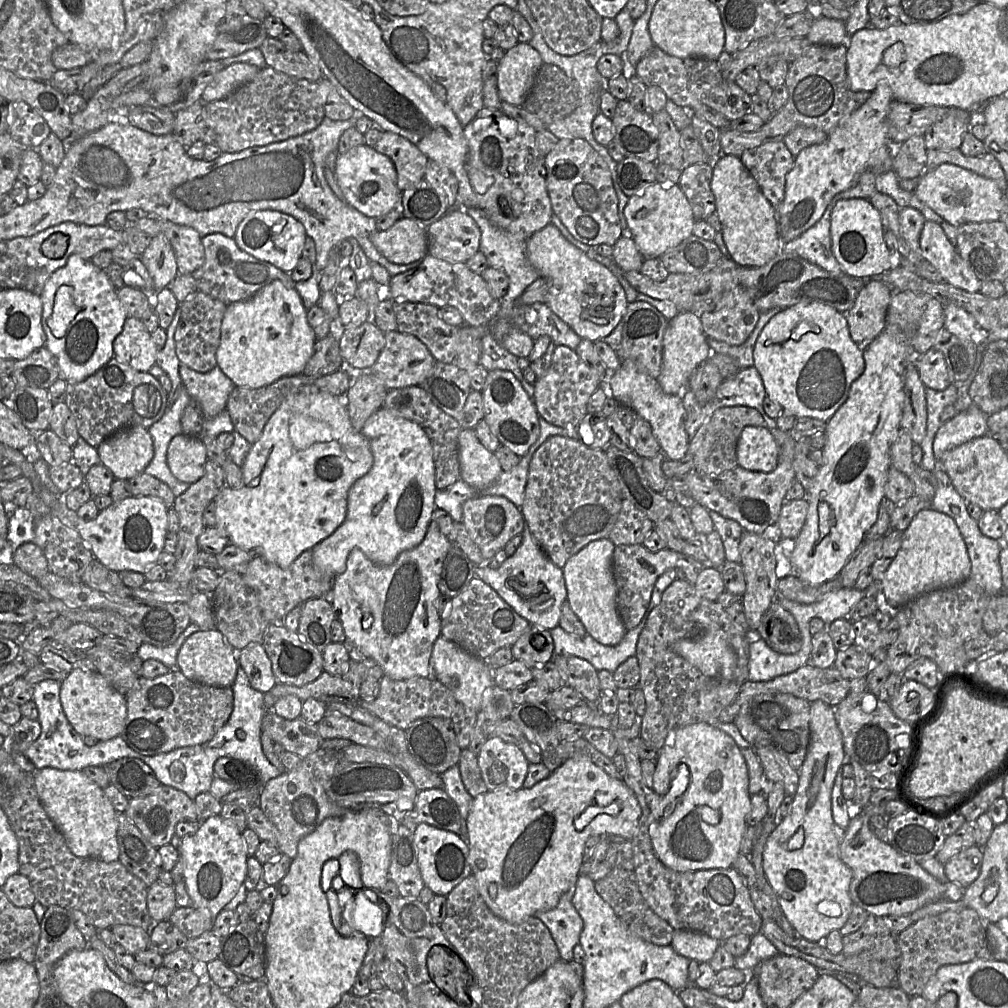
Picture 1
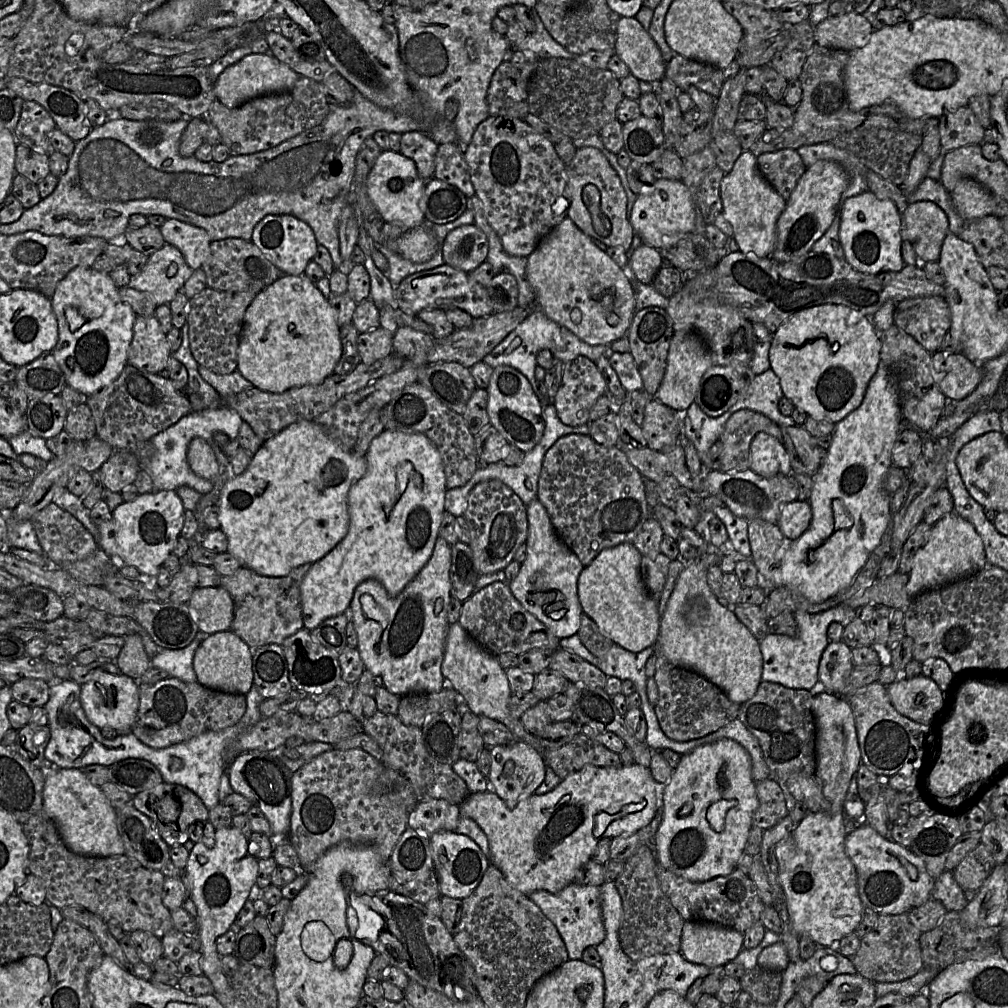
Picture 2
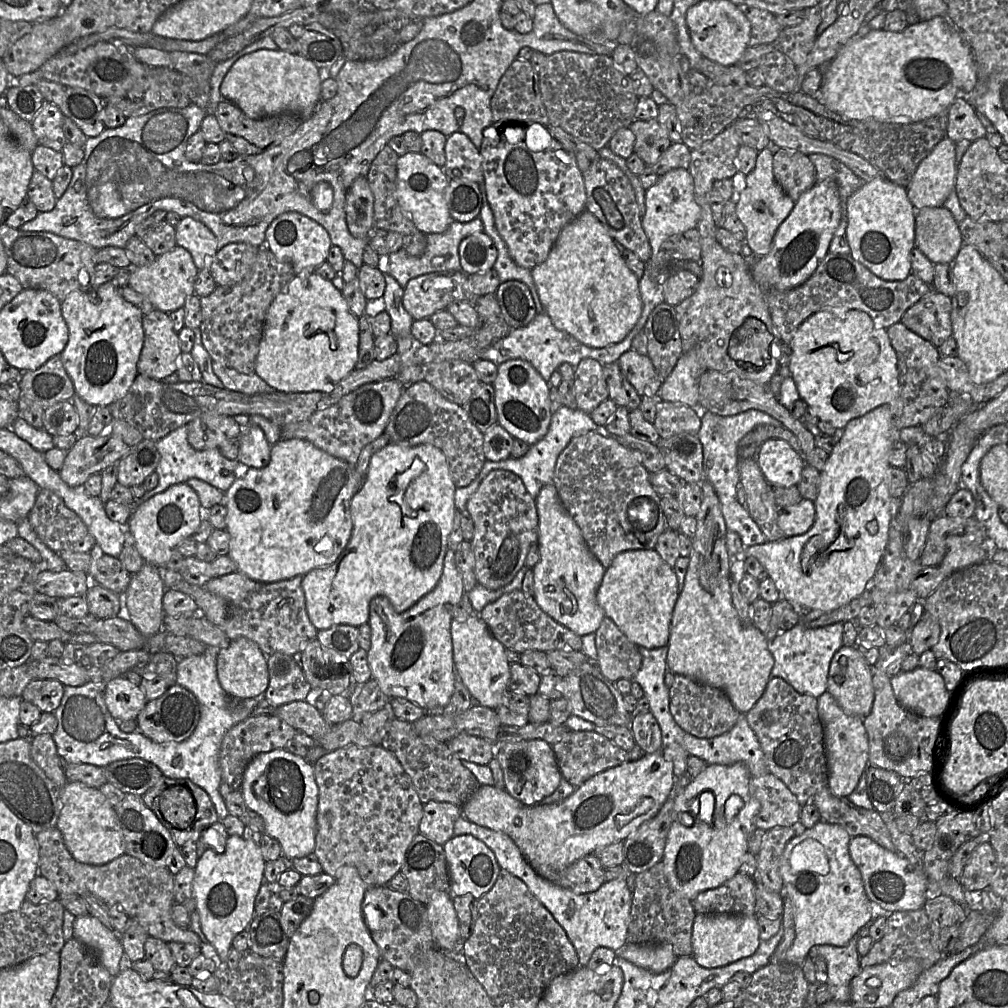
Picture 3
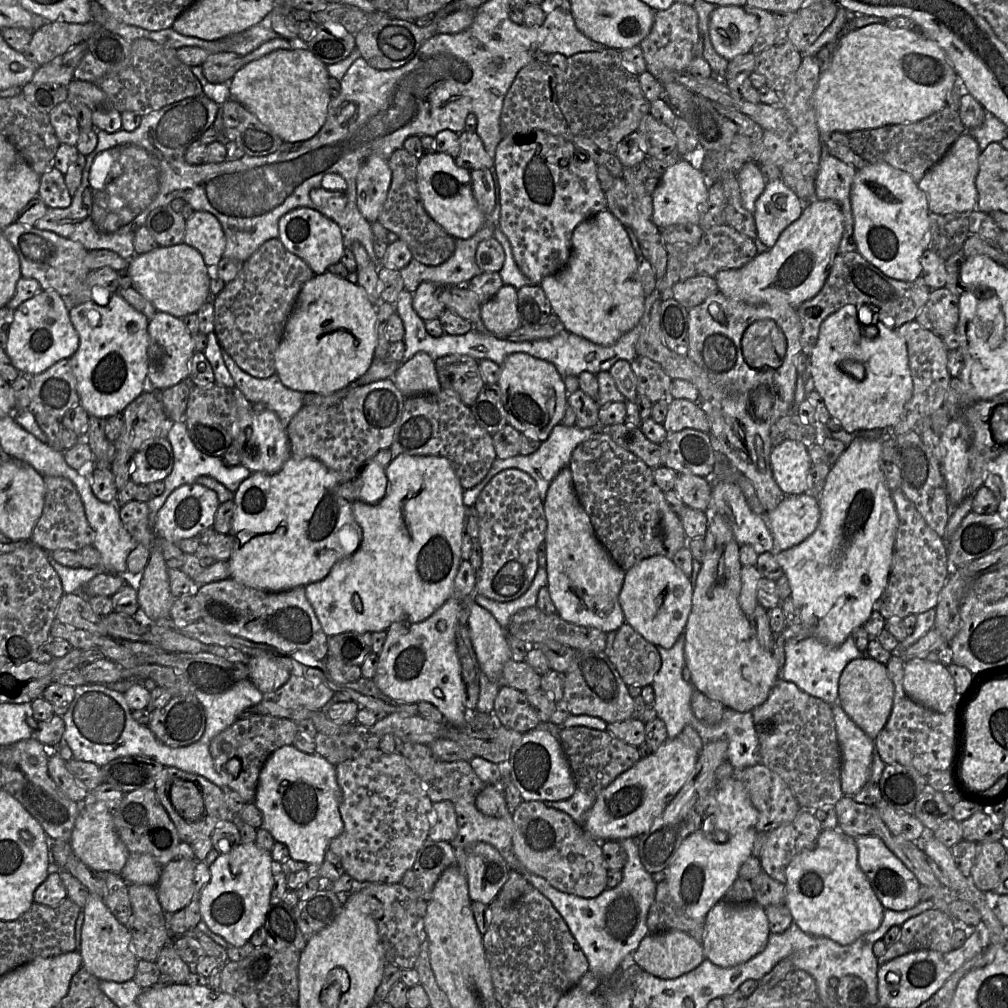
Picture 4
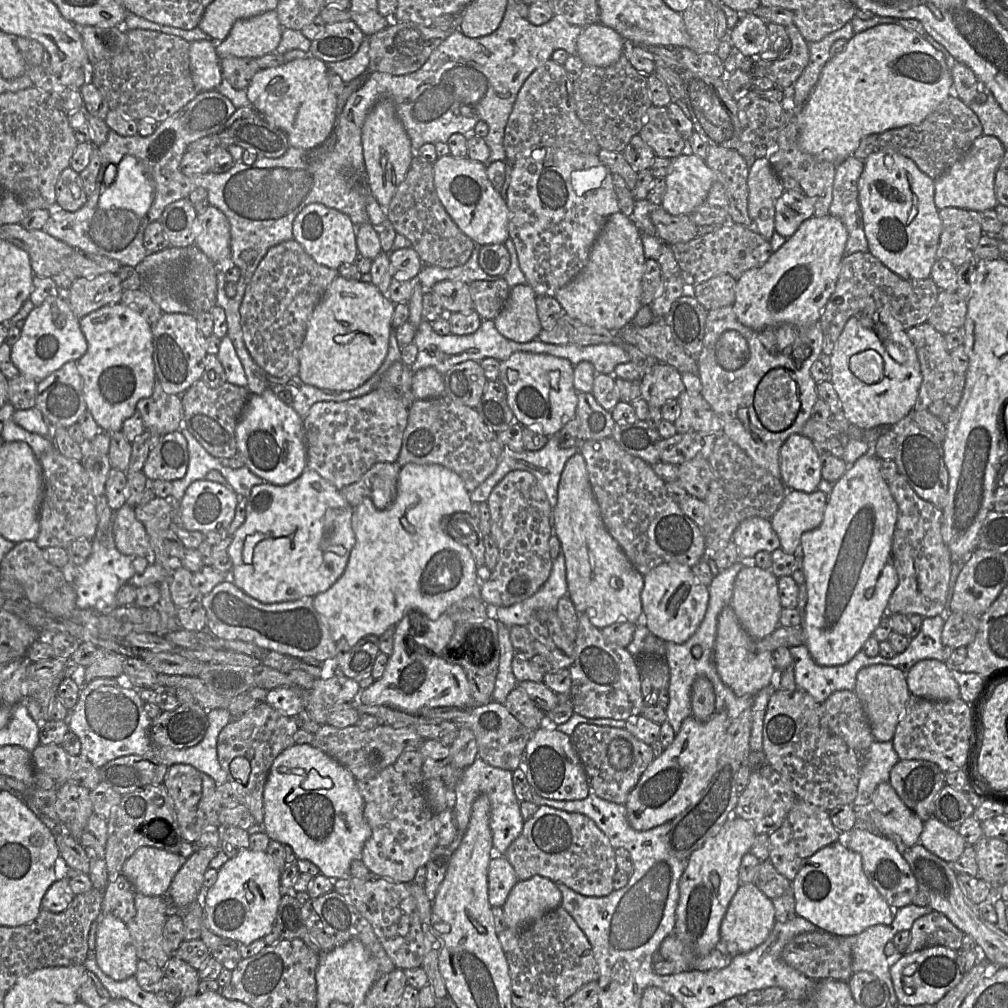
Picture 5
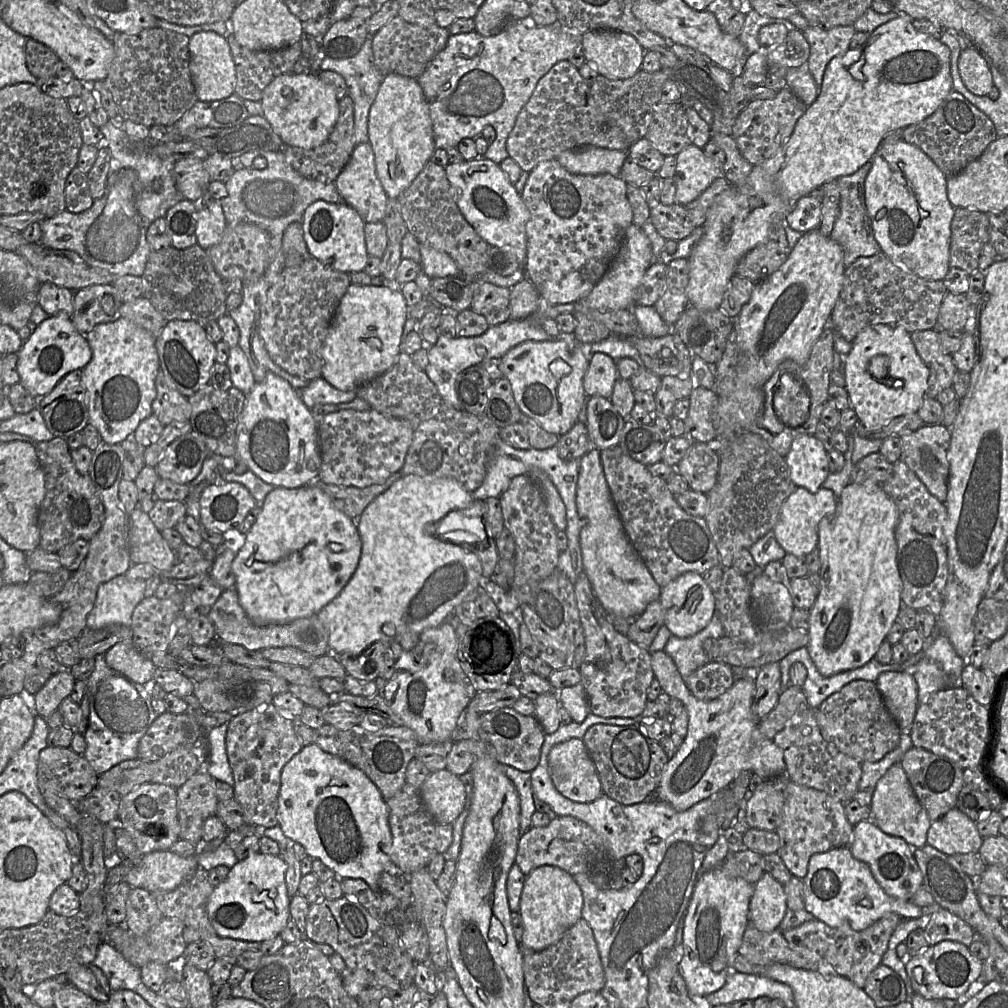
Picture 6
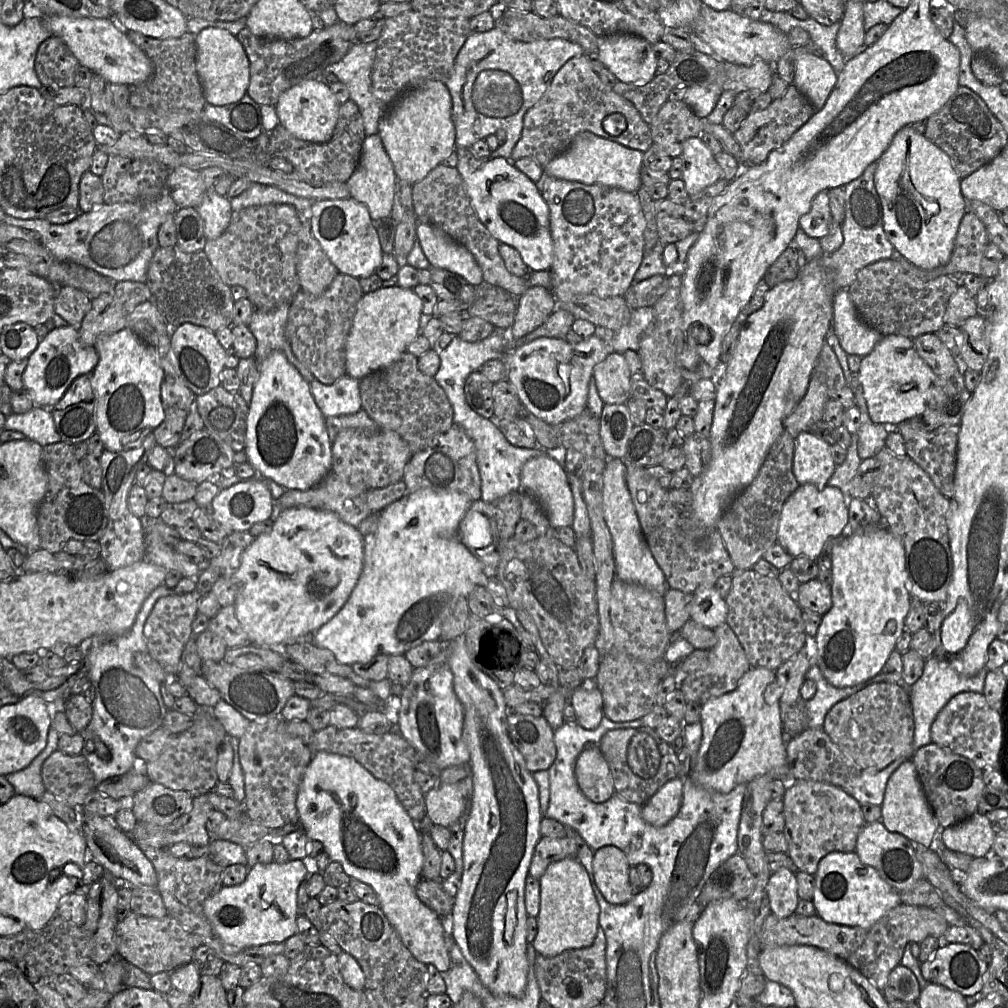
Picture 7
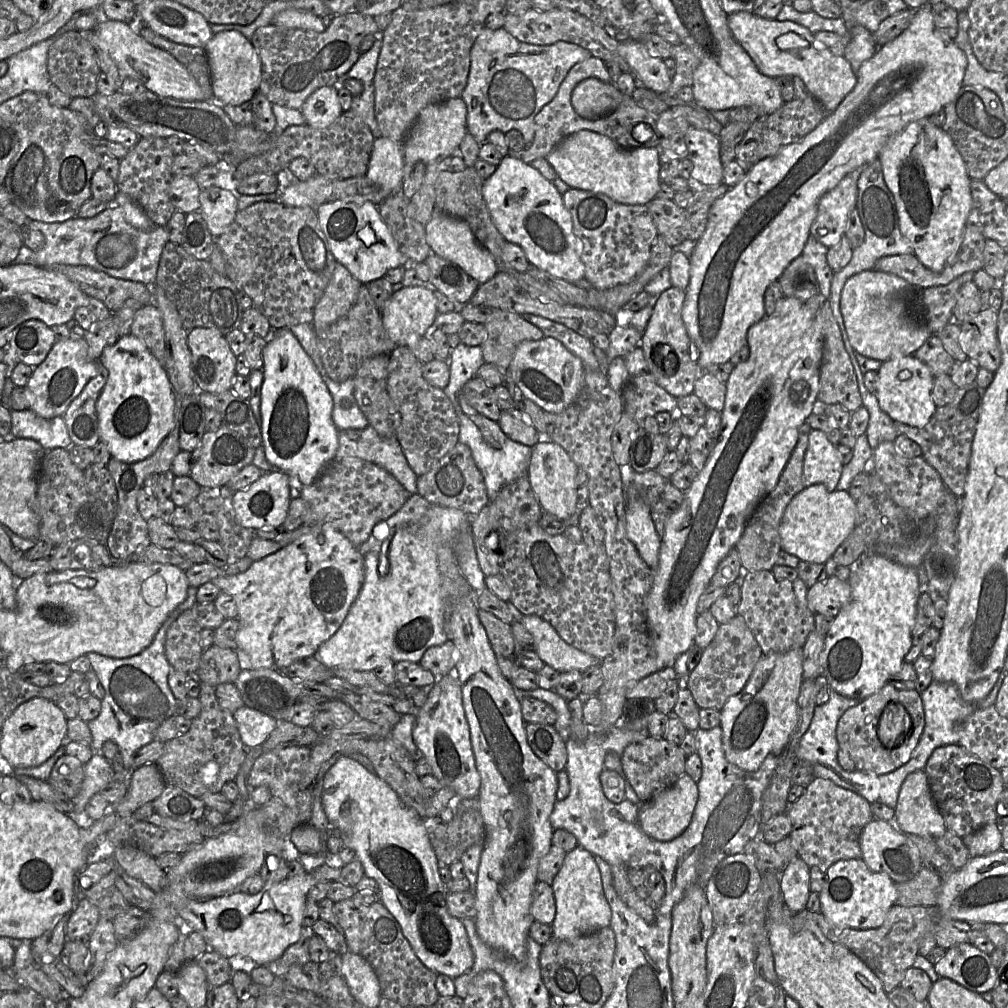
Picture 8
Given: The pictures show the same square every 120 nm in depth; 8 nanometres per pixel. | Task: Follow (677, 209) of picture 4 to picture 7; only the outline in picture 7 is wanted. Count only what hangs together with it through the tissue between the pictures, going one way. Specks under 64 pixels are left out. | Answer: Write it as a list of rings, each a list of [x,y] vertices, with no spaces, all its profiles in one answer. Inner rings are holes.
[[[691,137],[683,143],[684,169],[682,180],[689,195],[694,195],[716,183],[723,177],[715,155],[699,137]]]

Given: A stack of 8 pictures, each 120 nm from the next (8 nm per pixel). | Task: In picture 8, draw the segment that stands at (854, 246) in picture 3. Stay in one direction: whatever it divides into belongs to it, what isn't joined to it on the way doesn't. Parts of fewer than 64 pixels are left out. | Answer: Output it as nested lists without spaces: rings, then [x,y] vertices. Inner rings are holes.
[[[923,118],[910,122],[892,136],[883,147],[879,159],[884,181],[895,199],[901,233],[911,242],[913,254],[925,267],[933,272],[941,272],[961,244],[971,211],[971,179],[963,158],[951,137],[941,127]]]

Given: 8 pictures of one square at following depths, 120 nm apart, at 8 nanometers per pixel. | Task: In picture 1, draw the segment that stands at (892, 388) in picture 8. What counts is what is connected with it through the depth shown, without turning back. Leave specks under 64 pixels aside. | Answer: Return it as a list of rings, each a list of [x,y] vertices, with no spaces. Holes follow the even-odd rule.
[[[802,302],[779,311],[763,327],[754,347],[754,367],[757,369],[762,378],[767,397],[772,401],[779,403],[784,411],[789,411],[797,418],[811,417],[828,421],[846,401],[852,383],[863,373],[865,369],[865,361],[863,357],[863,349],[860,348],[858,343],[854,342],[851,338],[845,313],[821,303]]]

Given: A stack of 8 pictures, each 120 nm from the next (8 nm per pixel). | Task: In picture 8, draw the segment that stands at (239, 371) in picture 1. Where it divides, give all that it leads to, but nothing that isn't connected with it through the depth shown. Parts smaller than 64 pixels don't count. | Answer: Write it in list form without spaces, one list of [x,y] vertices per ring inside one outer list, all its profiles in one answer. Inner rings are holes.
[[[425,287],[403,288],[395,291],[381,310],[383,326],[397,346],[415,344],[433,326],[437,299]]]

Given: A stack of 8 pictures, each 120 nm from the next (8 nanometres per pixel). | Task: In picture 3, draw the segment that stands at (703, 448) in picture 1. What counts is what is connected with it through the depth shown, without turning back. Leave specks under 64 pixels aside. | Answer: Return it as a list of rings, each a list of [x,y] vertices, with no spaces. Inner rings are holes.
[[[760,425],[746,434],[740,441],[738,446],[739,459],[756,459],[759,446],[768,439],[784,440],[797,452],[801,451],[796,436],[782,425]]]

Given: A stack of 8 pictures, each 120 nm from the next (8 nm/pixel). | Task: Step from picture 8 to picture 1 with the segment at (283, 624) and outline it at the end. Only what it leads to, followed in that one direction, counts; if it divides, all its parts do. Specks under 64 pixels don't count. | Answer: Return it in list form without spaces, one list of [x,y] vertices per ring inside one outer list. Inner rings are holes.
[[[294,392],[288,395],[280,407],[272,414],[263,429],[261,437],[257,442],[252,444],[242,467],[243,486],[240,489],[231,489],[224,486],[214,499],[216,505],[216,528],[229,539],[231,544],[255,556],[262,557],[280,568],[286,569],[301,553],[306,550],[312,550],[342,525],[347,515],[348,495],[351,487],[358,479],[367,474],[373,465],[373,455],[369,441],[362,432],[356,431],[353,428],[342,399],[343,397],[337,397],[329,393]]]

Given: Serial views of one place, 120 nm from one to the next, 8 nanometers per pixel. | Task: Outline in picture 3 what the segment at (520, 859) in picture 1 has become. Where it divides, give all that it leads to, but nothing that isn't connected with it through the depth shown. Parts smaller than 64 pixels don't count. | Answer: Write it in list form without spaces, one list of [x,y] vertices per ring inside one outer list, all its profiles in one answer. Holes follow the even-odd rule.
[[[661,750],[645,754],[637,761],[623,763],[591,777],[564,801],[550,805],[526,806],[513,798],[504,788],[484,785],[480,786],[461,807],[461,813],[477,825],[510,836],[530,866],[546,880],[556,882],[560,874],[577,860],[594,854],[606,845],[624,842],[646,821],[657,815],[672,795],[676,783],[673,769],[673,763],[664,758]]]

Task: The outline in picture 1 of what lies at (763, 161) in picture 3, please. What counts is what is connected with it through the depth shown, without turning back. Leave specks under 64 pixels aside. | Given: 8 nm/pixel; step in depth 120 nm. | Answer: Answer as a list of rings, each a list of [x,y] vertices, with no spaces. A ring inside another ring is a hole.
[[[722,155],[713,162],[711,189],[715,197],[715,212],[721,222],[722,237],[734,262],[746,267],[760,267],[781,252],[778,214],[740,157]]]

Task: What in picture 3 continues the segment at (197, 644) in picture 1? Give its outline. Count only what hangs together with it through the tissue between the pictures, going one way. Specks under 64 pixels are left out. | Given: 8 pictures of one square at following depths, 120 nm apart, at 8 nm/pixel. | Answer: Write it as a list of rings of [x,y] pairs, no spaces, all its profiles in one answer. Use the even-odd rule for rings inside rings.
[[[244,637],[216,650],[216,671],[223,690],[239,700],[264,696],[269,684],[267,656]]]

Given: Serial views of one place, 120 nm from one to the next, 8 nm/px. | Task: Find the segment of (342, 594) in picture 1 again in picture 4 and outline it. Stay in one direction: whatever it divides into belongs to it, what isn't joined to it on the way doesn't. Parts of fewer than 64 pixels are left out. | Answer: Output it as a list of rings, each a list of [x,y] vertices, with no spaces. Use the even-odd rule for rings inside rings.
[[[462,560],[454,580],[453,595],[442,606],[440,606],[431,616],[429,616],[427,619],[423,621],[416,623],[410,623],[407,621],[399,621],[392,623],[386,630],[387,637],[381,652],[378,654],[379,660],[378,660],[377,672],[374,677],[374,683],[380,689],[380,691],[394,700],[402,701],[407,704],[418,704],[419,702],[428,702],[434,705],[443,714],[443,716],[446,719],[446,723],[448,723],[449,727],[457,727],[457,718],[461,717],[465,718],[466,712],[473,712],[467,710],[465,707],[466,690],[461,676],[461,665],[457,653],[456,631],[458,627],[458,621],[457,621],[458,606],[460,605],[460,602],[462,601],[463,598],[471,596],[475,592],[475,587],[476,587],[476,570],[472,567],[472,565],[468,560]]]

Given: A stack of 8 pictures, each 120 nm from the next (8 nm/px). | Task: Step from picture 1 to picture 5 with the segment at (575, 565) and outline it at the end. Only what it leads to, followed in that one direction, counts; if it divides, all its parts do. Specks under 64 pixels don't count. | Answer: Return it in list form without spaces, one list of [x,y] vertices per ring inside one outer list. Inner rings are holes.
[[[676,562],[663,563],[644,575],[641,592],[643,618],[640,624],[664,642],[682,644],[698,629],[707,612],[709,590],[691,571]]]

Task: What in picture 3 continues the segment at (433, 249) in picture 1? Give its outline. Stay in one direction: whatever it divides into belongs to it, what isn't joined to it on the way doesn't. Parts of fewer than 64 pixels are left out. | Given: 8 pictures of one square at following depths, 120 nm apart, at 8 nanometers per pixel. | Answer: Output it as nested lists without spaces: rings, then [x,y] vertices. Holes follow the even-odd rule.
[[[484,231],[465,237],[459,245],[461,271],[474,274],[492,269],[497,259],[497,248]]]

